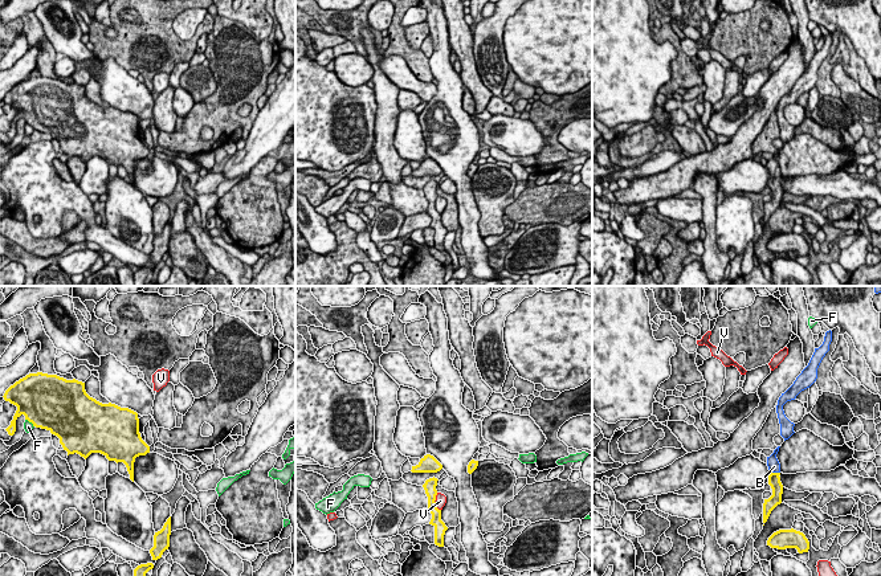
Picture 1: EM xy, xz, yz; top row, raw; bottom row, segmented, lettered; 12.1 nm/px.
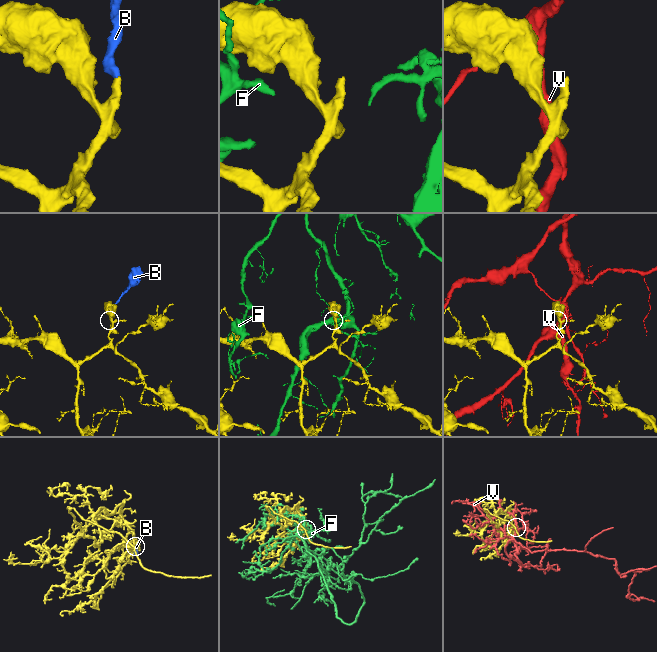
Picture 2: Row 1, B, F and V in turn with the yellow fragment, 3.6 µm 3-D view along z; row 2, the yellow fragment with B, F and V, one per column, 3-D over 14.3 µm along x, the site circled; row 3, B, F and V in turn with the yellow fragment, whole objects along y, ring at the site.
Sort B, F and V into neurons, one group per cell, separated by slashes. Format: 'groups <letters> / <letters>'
groups B / F / V

